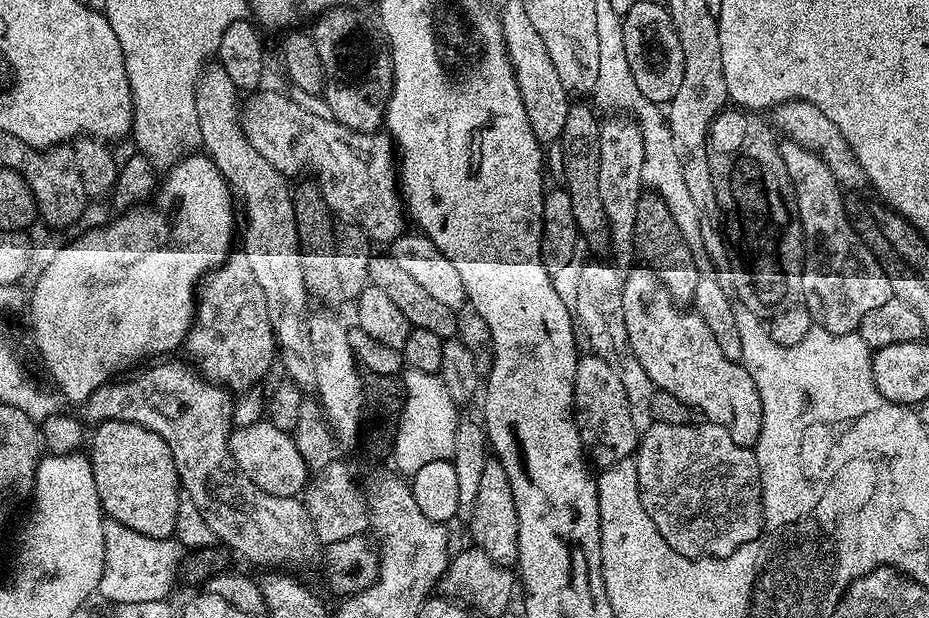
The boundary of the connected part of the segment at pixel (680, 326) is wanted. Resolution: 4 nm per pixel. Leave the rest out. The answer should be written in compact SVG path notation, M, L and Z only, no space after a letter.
M636 266L624 276L622 314L626 318L626 334L630 338L630 346L642 370L650 374L657 389L674 394L674 398L695 408L707 423L722 426L730 438L734 438L734 442L744 448L752 448L762 430L762 402L758 398L758 386L754 386L754 378L750 378L743 364L722 354L718 342L714 342L714 334L710 334L710 326L702 322L698 313L677 304L651 268Z

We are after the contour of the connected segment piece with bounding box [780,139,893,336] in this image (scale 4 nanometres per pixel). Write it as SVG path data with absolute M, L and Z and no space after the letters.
M785 139L780 146L786 174L794 186L800 225L804 231L804 269L802 270L802 304L808 308L813 325L830 330L830 334L857 331L870 310L893 299L890 282L880 261L856 233L849 209L844 208L845 193L834 178L830 166L806 146Z

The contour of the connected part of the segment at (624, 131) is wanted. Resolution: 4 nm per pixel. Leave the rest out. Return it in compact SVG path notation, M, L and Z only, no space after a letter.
M616 114L613 120L605 119L600 125L600 165L598 166L598 194L602 194L602 210L606 210L608 233L612 239L611 255L621 269L633 267L636 248L636 219L638 202L644 188L642 162L644 139L640 125L623 115Z

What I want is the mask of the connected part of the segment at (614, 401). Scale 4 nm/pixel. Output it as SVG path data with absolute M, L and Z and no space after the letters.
M594 354L581 355L576 361L576 381L574 382L574 415L580 431L580 441L584 443L585 453L597 469L603 470L620 460L629 459L638 447L638 434L630 419L630 406L626 389L602 358Z

